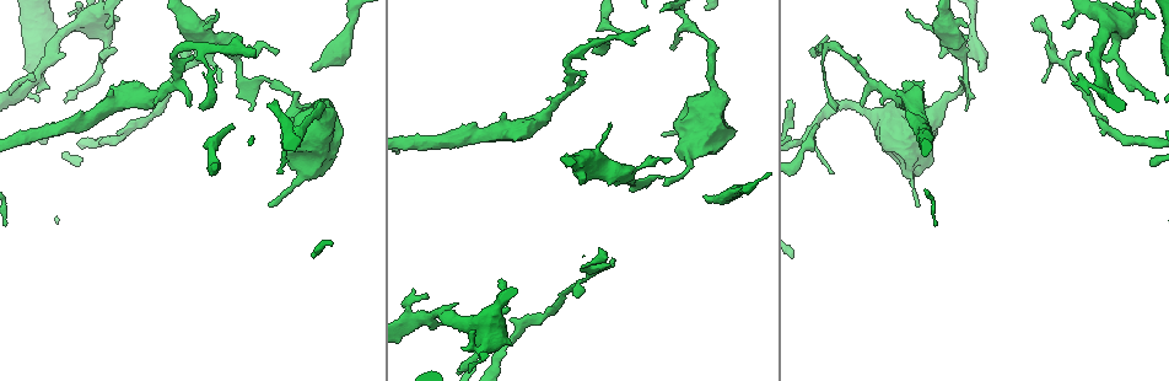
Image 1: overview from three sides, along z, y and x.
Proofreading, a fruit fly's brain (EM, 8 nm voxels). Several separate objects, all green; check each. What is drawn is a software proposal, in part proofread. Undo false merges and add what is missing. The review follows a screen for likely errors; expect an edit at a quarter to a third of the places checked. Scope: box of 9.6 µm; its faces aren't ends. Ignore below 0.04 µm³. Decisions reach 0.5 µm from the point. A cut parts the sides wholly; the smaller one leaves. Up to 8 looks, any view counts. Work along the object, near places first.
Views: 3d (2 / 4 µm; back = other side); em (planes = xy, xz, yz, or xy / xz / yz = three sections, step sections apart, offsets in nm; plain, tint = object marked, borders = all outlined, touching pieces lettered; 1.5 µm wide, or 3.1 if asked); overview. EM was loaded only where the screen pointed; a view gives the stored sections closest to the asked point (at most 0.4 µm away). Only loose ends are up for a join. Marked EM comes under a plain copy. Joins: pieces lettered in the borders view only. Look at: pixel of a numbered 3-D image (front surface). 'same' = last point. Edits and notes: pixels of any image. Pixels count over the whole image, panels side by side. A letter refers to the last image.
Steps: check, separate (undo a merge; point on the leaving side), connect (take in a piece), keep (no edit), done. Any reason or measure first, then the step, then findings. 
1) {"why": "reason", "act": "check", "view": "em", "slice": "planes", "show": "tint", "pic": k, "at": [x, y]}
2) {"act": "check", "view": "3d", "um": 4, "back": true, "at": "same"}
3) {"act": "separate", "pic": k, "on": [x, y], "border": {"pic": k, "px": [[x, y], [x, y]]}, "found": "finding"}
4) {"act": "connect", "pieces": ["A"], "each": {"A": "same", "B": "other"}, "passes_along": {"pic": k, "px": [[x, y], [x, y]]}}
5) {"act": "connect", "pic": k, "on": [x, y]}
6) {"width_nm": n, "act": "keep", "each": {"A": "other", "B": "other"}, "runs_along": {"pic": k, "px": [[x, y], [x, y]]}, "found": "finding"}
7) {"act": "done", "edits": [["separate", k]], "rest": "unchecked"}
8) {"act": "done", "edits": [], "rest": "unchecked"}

{"why": "an open end", "act": "check", "view": "3d", "um": 2, "pic": 1, "at": [816, 54]}

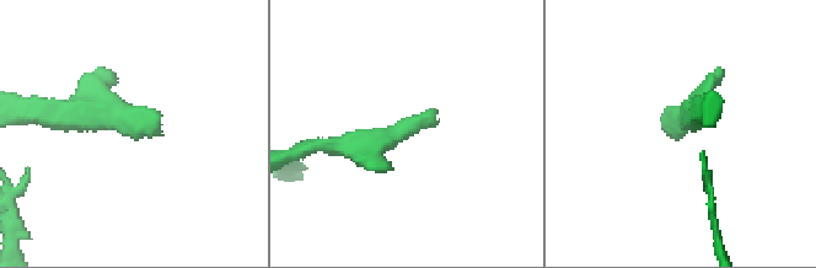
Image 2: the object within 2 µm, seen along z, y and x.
{"act": "check", "view": "em", "slice": "yz", "step": 4, "show": "tint", "pic": 2, "at": [438, 123]}

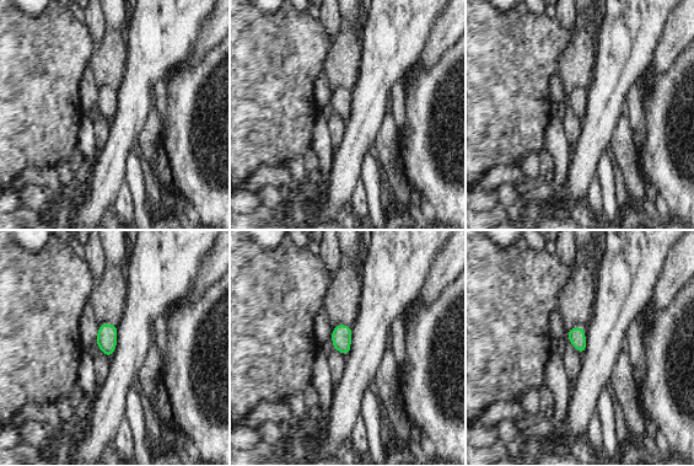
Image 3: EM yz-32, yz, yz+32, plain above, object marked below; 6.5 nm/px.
{"act": "check", "view": "em", "slice": "planes", "show": "borders", "at": "same"}

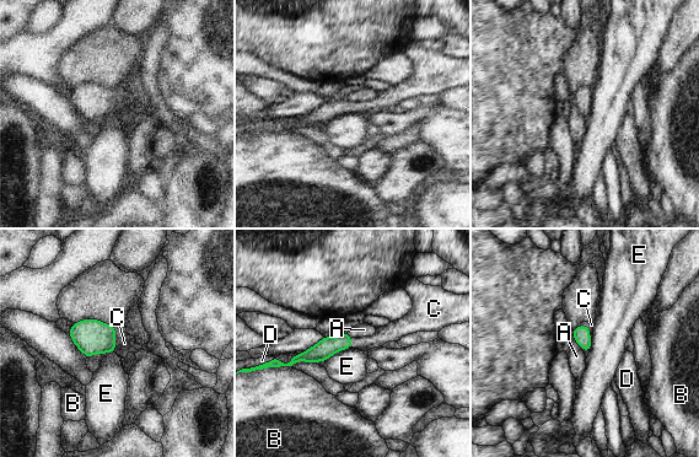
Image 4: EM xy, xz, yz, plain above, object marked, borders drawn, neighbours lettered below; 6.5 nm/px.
{"act": "connect", "pieces": ["C"], "each": {"A": "other", "B": "other", "C": "same", "D": "other", "E": "other"}, "passes_along": {"pic": 4, "px": [[91, 337], [114, 338], [124, 343]]}, "found": "it goes on there"}

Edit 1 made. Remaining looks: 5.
{"why": "sharp bend", "act": "check", "view": "3d", "um": 2, "back": true, "pic": 1, "at": [290, 143]}

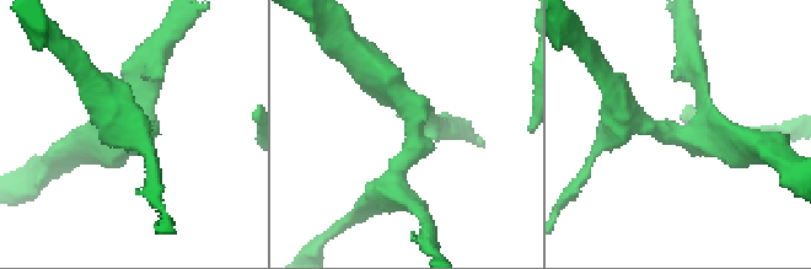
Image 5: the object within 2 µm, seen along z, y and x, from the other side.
{"why": "need the tissue", "act": "check", "view": "em", "slice": "planes", "show": "borders", "pic": 5, "at": [132, 128]}

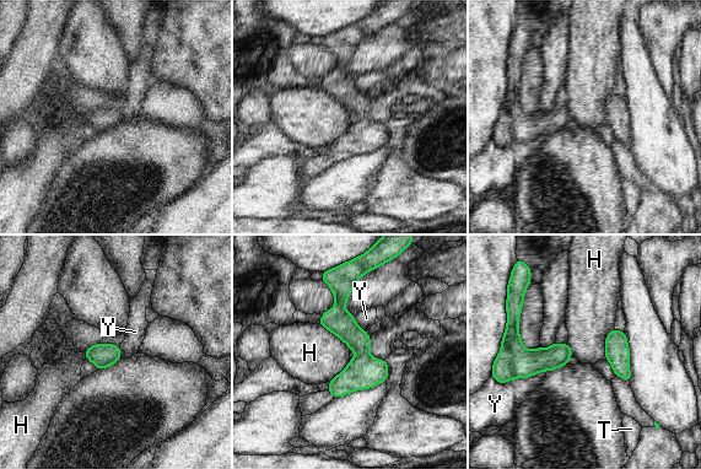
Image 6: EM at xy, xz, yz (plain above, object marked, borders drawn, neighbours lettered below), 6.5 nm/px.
{"act": "keep", "each": {"H": "other", "T": "other", "Y": "other"}, "runs_along": {"pic": 6, "px": [[332, 281], [360, 343], [340, 393]]}, "found": "continuous, no second cell"}

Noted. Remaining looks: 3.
{"why": "free end", "act": "check", "view": "3d", "um": 4, "pic": 1, "at": [706, 194]}

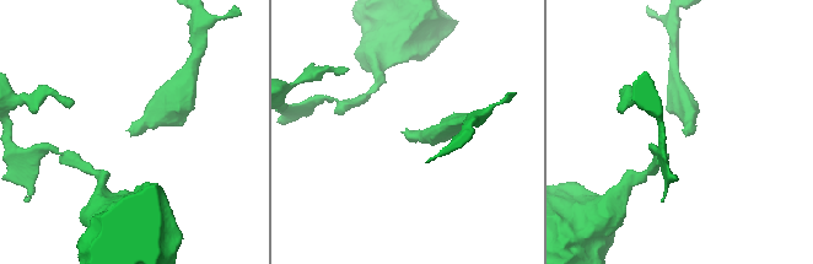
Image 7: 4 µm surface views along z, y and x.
{"act": "check", "view": "em", "slice": "xy", "step": 8, "show": "tint", "pic": 7, "at": [686, 134]}

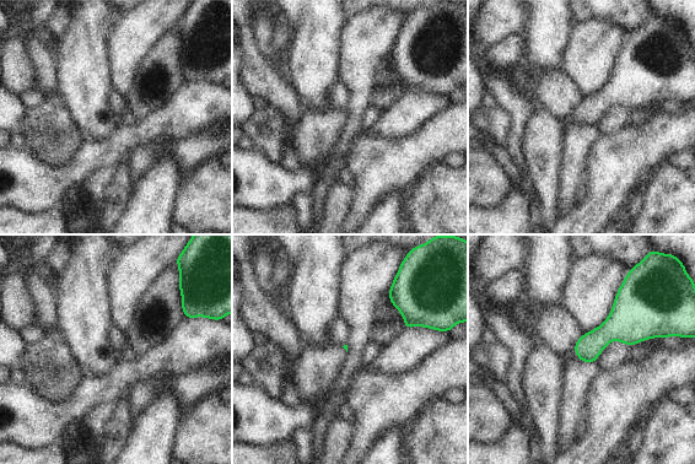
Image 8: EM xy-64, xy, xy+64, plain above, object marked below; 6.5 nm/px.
{"act": "check", "view": "em", "slice": "planes", "show": "borders", "at": "same"}

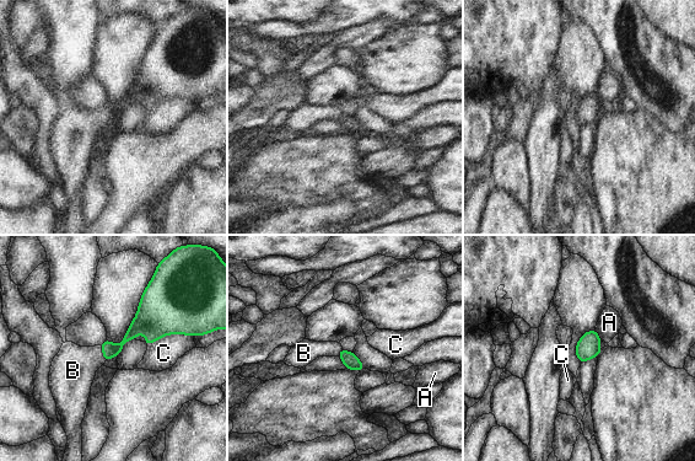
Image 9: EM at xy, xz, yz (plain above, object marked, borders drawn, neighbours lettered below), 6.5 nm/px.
{"act": "connect", "pieces": ["B"], "each": {"A": "other", "B": "same", "C": "other"}, "passes_along": {"pic": 9, "px": [[109, 349], [103, 354], [73, 370]]}, "found": "it goes on there"}

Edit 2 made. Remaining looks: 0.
{"act": "done", "edits": [["connect", 4], ["connect", 9]], "rest": "unchecked"}

